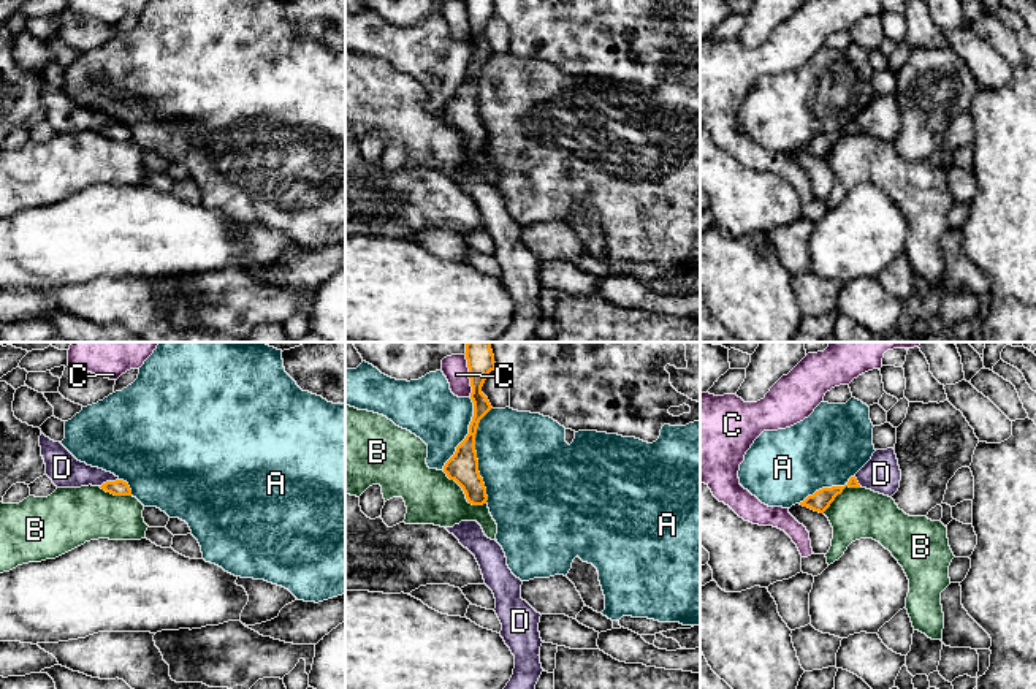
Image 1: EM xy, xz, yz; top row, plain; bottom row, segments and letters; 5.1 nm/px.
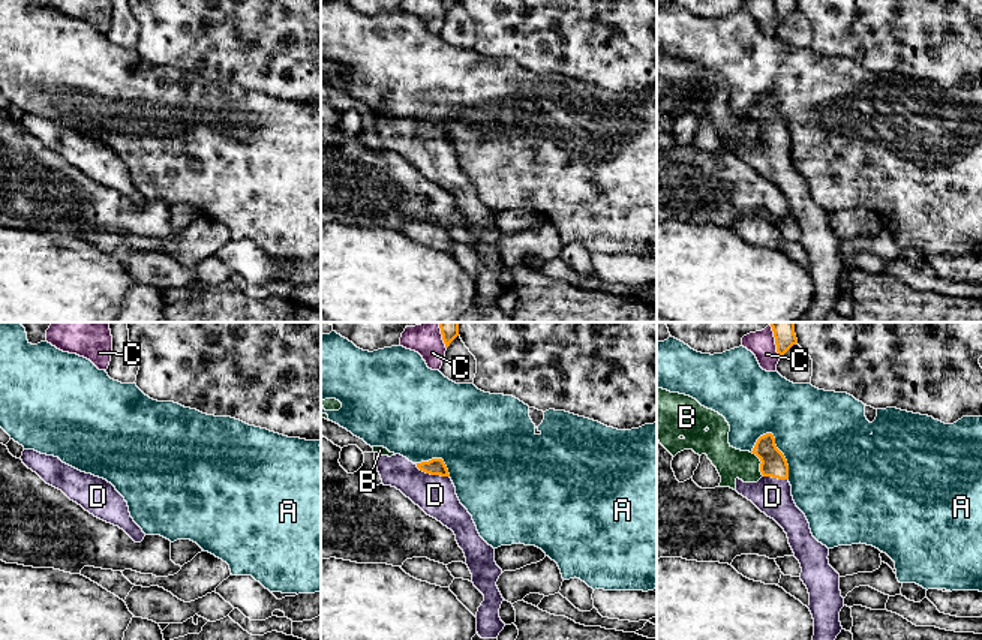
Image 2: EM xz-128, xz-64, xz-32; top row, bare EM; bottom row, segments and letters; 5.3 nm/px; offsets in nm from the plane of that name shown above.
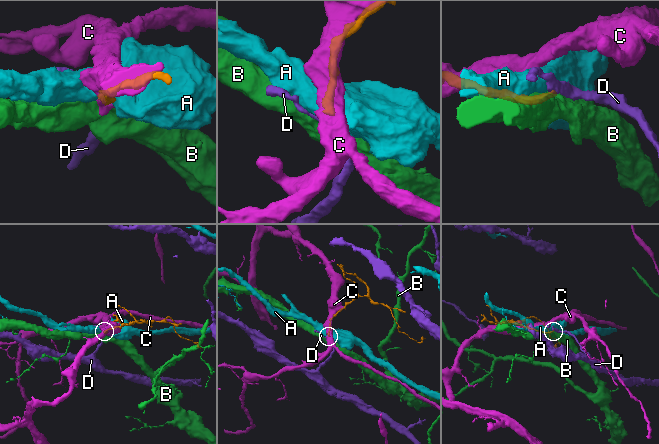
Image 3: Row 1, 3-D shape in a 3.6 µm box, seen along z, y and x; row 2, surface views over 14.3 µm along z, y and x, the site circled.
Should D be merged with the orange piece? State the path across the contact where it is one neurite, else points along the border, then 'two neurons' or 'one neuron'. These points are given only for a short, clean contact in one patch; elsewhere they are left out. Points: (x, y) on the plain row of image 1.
way xy (119, 132), (108, 127), (72, 119), (62, 113); one neuron

